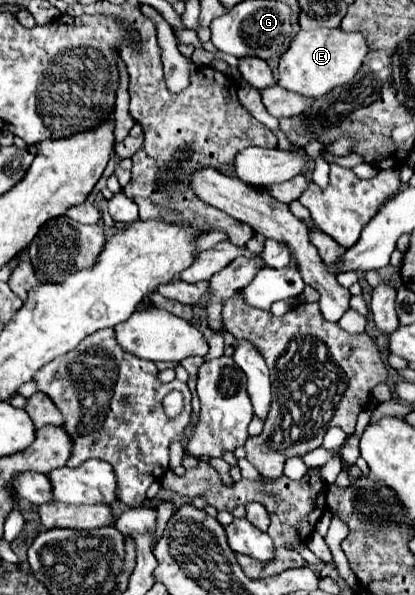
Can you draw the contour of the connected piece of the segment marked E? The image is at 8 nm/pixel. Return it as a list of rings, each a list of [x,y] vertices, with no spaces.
[[[340,27],[300,31],[294,37],[290,49],[280,57],[278,85],[306,97],[322,97],[334,87],[354,79],[368,51],[370,47],[366,45],[366,37],[362,37],[362,33],[346,33]]]

